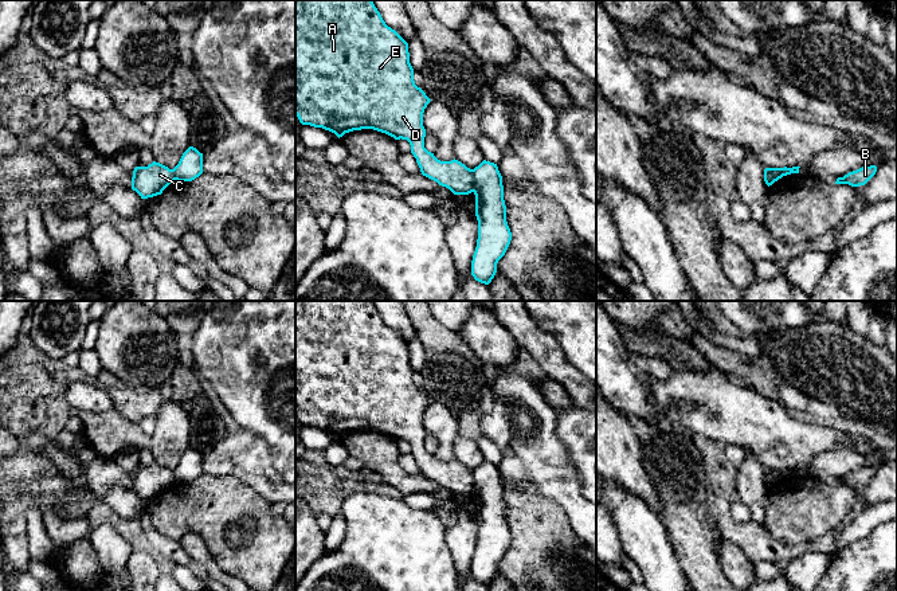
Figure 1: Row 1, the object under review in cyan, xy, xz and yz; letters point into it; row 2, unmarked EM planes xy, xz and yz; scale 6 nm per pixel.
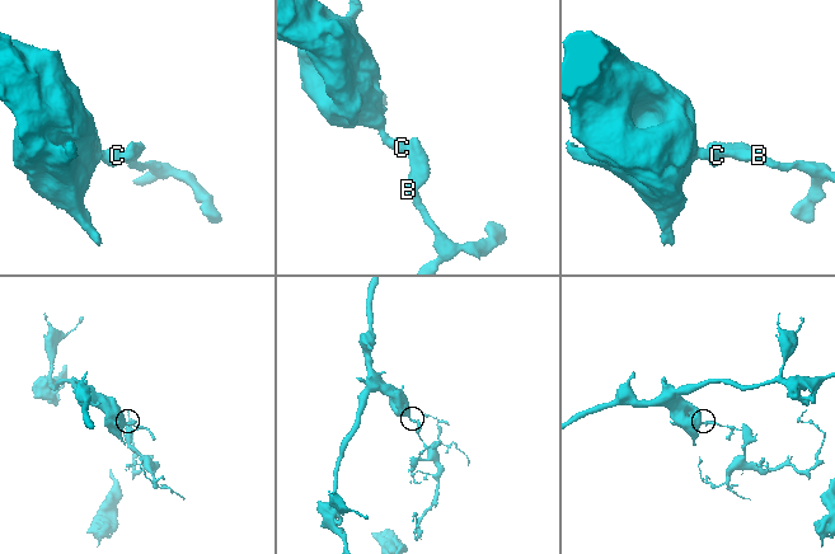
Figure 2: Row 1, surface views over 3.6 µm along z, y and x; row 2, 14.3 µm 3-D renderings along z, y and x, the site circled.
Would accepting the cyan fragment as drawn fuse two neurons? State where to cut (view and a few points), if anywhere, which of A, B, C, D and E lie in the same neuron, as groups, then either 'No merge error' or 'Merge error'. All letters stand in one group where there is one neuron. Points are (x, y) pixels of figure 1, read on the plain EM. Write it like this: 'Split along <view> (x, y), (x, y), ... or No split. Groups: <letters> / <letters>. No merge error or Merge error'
Split along xz (471, 470), (473, 492). Groups: A C D E / B. Merge error

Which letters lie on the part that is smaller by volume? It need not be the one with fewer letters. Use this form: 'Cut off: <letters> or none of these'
Cut off: B

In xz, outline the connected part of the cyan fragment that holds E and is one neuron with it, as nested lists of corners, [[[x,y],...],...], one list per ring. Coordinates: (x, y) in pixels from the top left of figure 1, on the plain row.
[[[295,301],[295,416],[299,423],[329,431],[338,439],[353,431],[373,430],[407,441],[423,477],[454,496],[469,496],[474,490],[473,470],[455,459],[440,462],[424,449],[423,414],[430,402],[415,385],[408,344],[385,325],[372,301]]]

